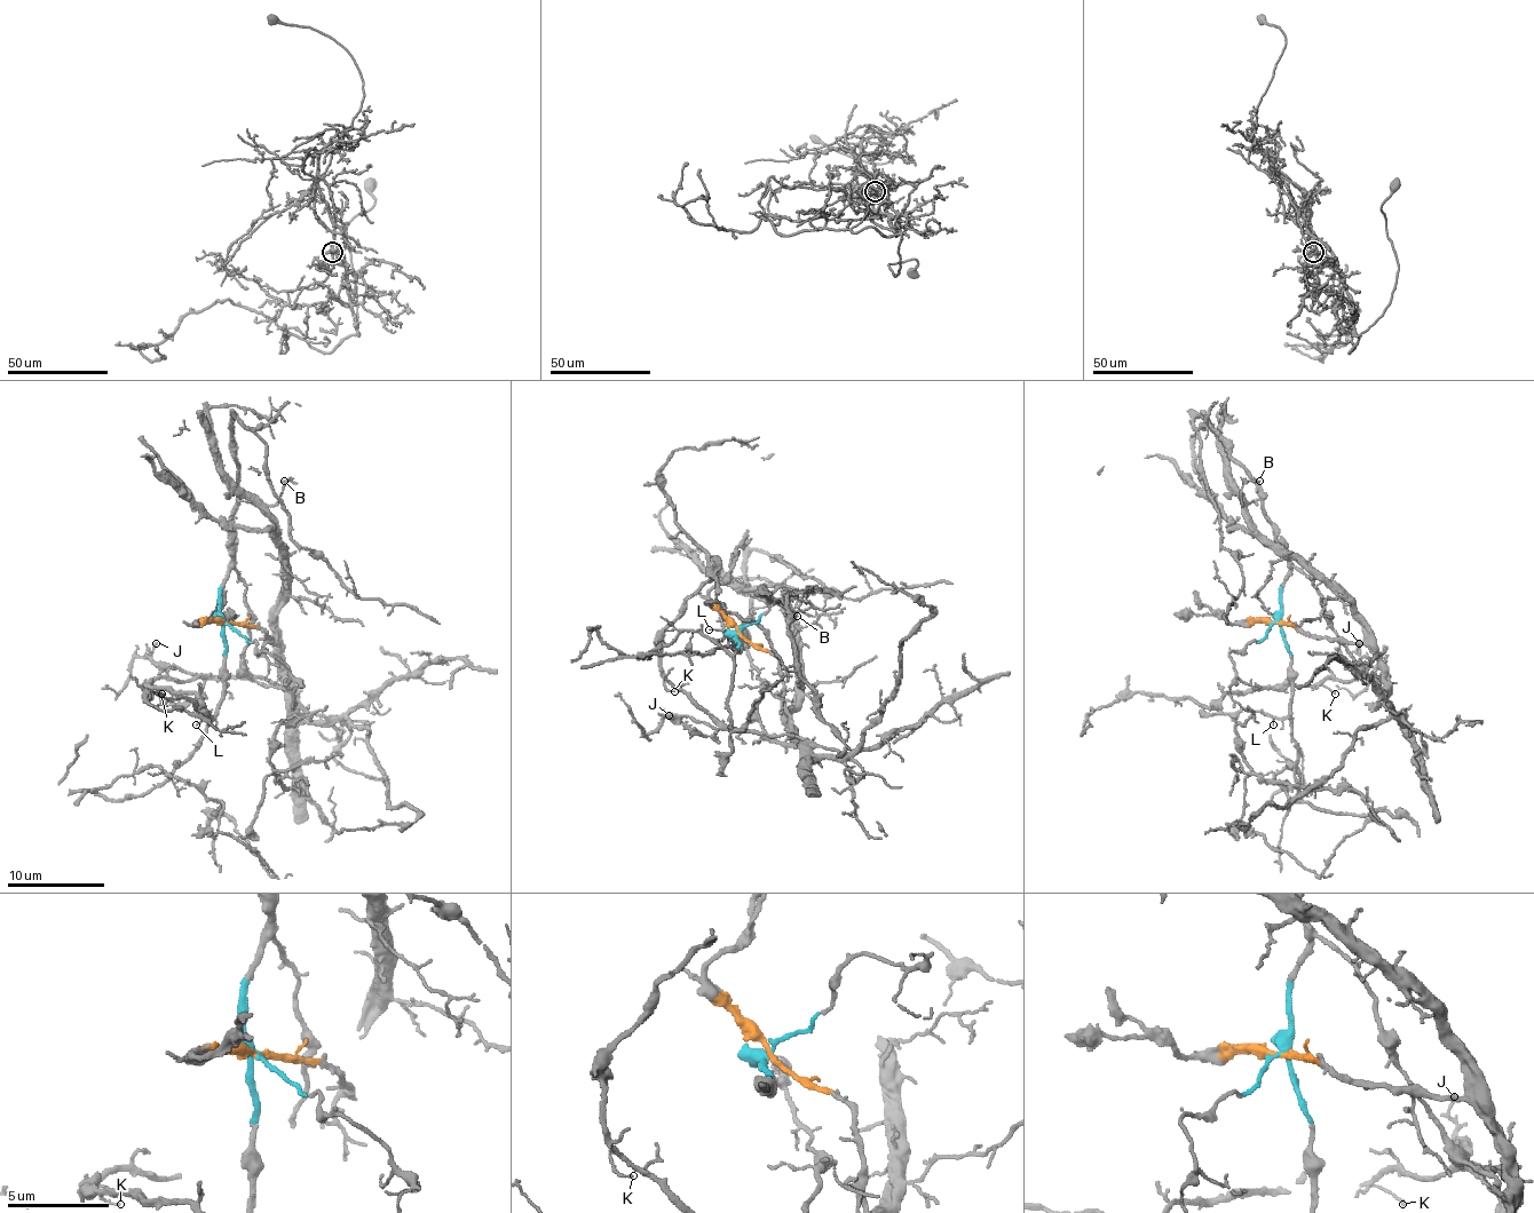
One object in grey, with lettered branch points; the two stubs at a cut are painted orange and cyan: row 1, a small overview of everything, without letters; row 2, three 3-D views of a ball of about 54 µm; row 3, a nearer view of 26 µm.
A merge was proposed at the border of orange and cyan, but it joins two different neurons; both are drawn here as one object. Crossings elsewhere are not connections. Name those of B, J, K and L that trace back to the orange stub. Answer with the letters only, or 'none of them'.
B, J, K

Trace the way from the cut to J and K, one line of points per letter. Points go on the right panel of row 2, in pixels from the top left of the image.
J: (1276, 623), (1304, 635), (1365, 644), (1381, 681), (1386, 679), (1372, 679), (1359, 666), (1359, 642)
K: (1276, 623), (1304, 635), (1365, 644), (1381, 681), (1386, 679), (1328, 679), (1323, 683), (1335, 692)

